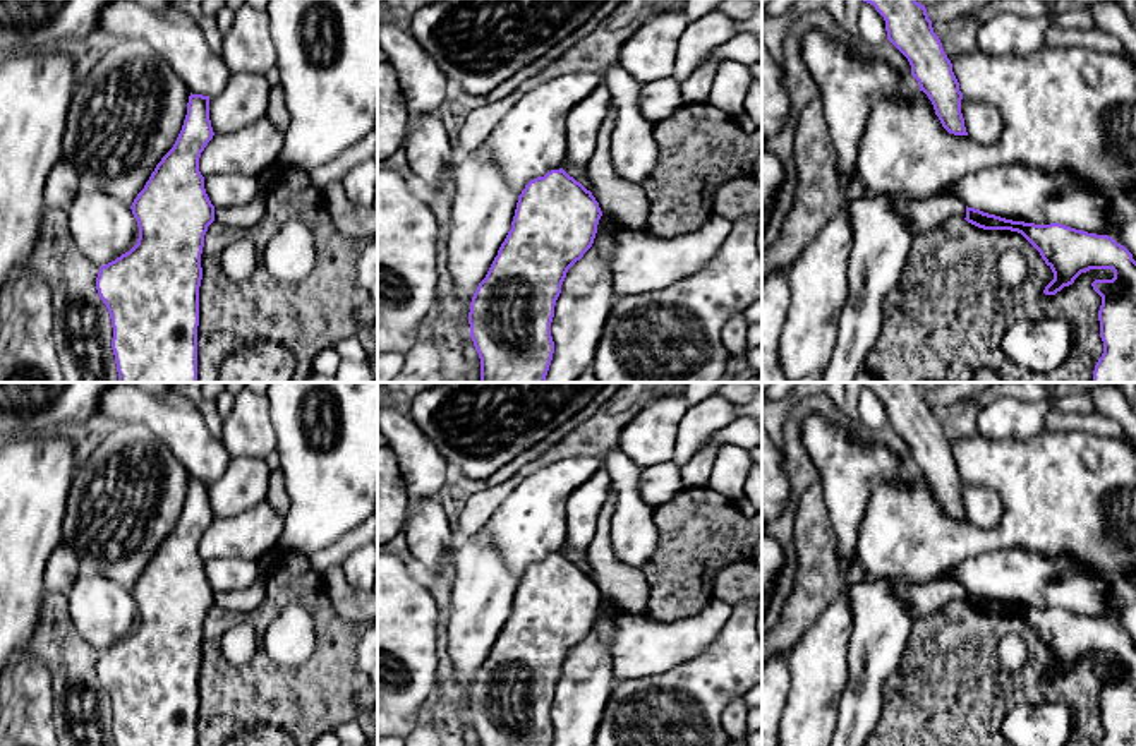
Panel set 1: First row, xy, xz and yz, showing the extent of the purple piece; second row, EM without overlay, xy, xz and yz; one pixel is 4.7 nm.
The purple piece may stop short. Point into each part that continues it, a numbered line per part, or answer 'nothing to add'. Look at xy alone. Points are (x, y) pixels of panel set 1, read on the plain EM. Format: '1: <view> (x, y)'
1: xy (246, 601)

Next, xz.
1: xz (623, 587)

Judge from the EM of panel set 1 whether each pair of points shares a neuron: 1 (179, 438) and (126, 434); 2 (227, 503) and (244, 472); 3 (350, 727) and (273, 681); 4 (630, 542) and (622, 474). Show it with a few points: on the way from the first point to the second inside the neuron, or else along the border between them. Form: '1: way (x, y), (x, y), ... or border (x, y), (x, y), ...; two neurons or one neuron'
1: border (119, 422), (141, 422), (148, 426), (184, 465); two neurons
2: way (230, 496), (244, 479); one neuron
3: border (350, 719), (335, 727); two neurons
4: way (630, 525), (627, 491); one neuron

